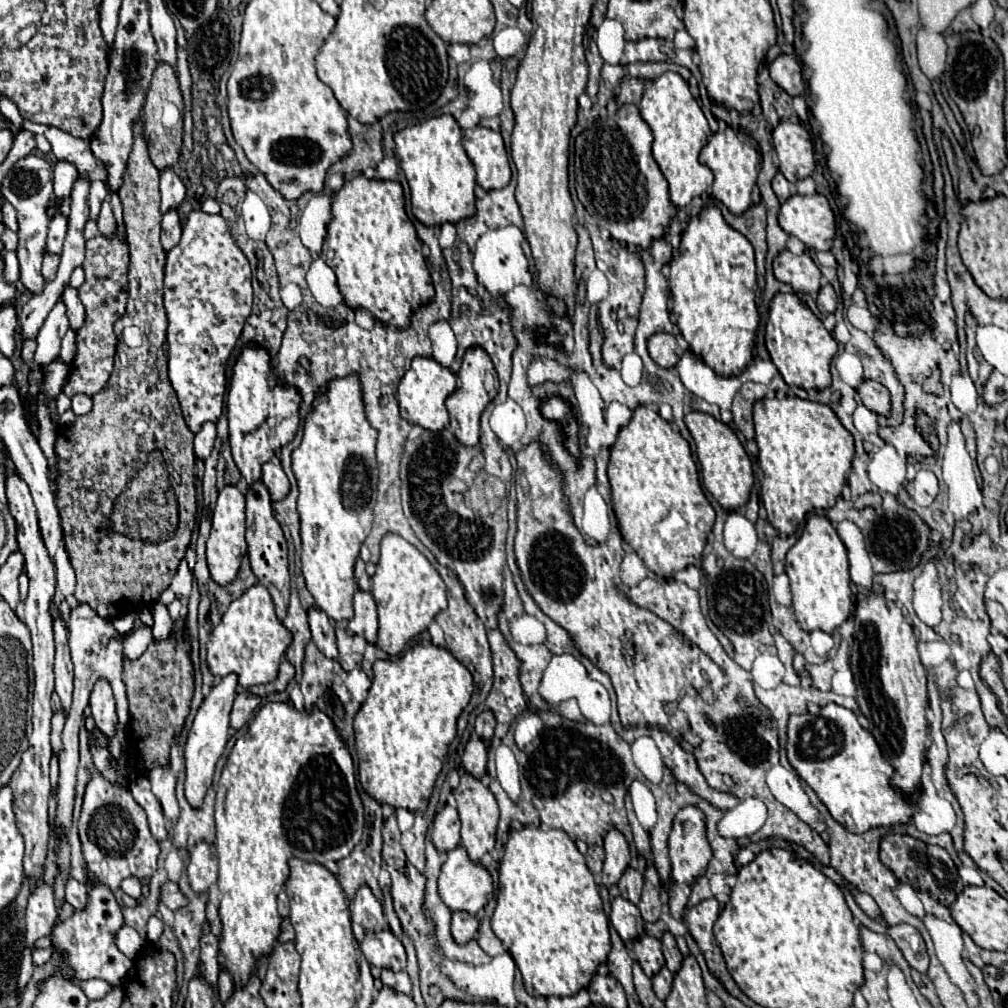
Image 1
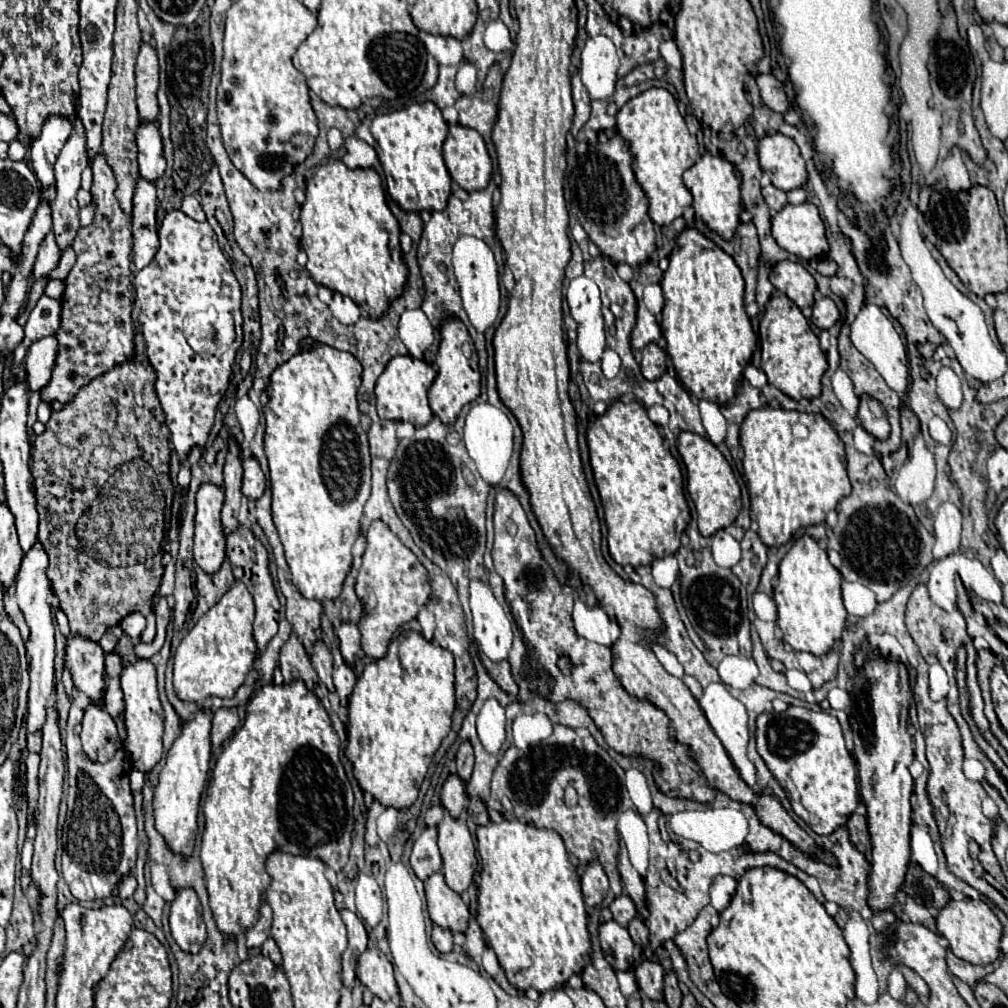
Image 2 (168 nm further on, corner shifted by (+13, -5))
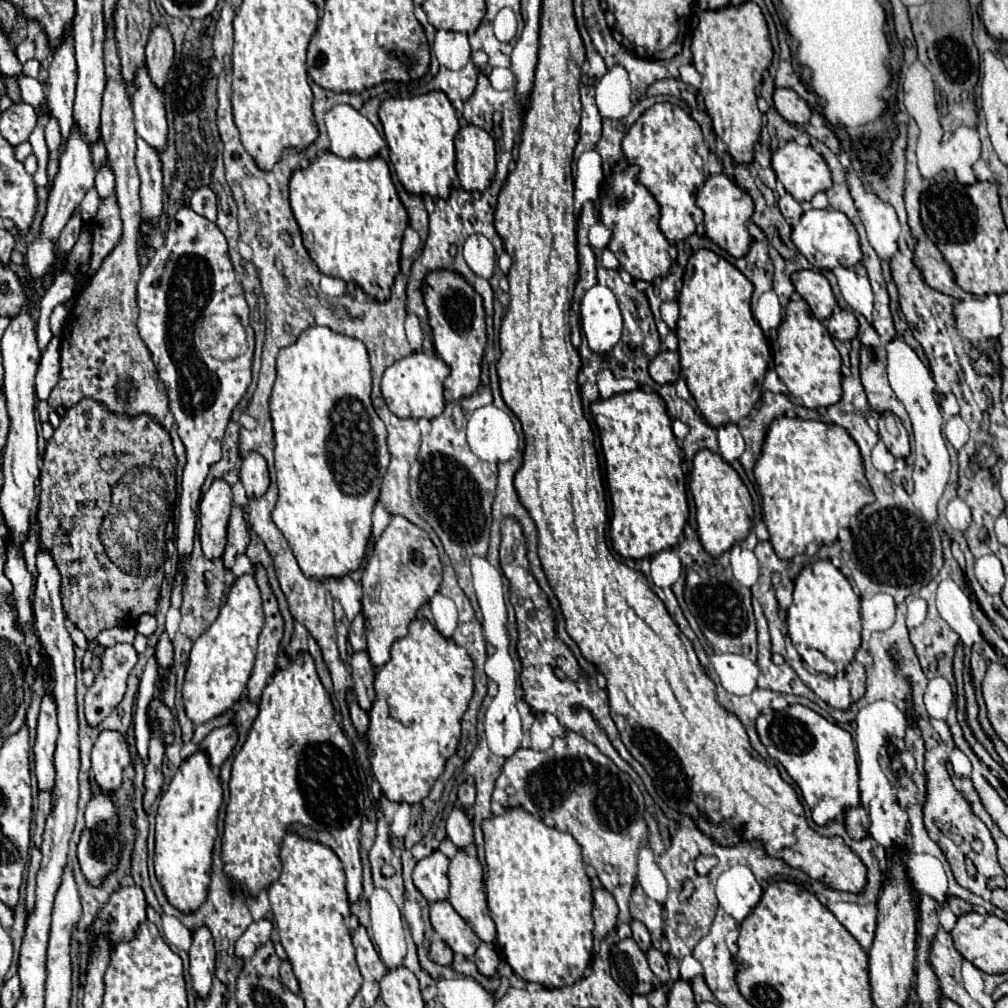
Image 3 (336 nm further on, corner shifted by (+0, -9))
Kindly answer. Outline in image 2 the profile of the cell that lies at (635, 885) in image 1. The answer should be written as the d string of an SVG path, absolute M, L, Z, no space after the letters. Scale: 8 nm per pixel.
M622 893L622 895L618 895L612 903L610 903L610 911L612 911L612 917L620 923L620 925L628 925L630 923L630 919L634 919L634 915L636 915L636 905L634 905L634 901L626 895L626 893Z

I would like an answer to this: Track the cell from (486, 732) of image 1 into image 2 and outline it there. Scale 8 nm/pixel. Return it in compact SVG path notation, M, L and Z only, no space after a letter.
M462 741L456 753L456 771L464 781L468 781L472 775L472 767L474 767L474 747L470 741Z

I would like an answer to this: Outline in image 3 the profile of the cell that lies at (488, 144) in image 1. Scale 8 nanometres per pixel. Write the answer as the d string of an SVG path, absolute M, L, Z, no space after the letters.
M465 125L455 135L455 171L465 191L485 191L495 175L495 141L475 125Z

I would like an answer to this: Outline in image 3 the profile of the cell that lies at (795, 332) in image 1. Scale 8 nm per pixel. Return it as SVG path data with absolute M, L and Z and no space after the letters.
M793 297L785 309L785 319L779 325L779 355L775 357L775 371L787 385L787 397L795 405L819 409L835 405L841 399L841 355L831 341L829 331L813 317L809 305L801 297Z

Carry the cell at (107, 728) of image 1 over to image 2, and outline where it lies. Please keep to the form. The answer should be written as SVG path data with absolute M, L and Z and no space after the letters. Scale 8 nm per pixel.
M88 705L84 709L80 739L84 753L92 761L100 761L100 763L112 759L116 749L122 745L114 719L104 711L104 707L98 705Z

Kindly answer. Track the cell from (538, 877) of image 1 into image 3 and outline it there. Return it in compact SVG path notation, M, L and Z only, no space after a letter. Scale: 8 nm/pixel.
M511 807L503 815L485 819L483 837L487 863L485 891L489 915L497 925L497 951L505 955L505 961L523 981L533 981L549 989L573 985L589 967L593 947L593 889L581 861L579 843L575 843L573 835L547 827L523 807Z

